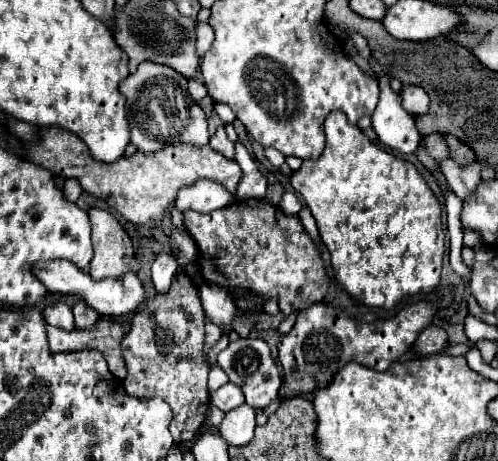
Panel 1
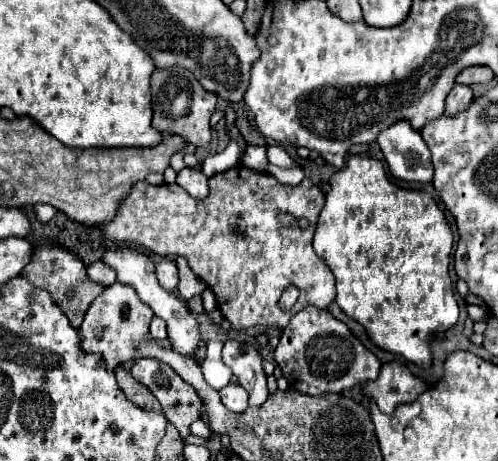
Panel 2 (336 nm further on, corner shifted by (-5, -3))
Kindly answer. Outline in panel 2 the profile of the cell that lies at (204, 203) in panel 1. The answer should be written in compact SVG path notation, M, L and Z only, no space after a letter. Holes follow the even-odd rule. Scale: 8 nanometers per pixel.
M183 167L177 175L177 185L183 187L191 197L197 197L197 199L203 199L203 197L209 195L207 177L199 169Z

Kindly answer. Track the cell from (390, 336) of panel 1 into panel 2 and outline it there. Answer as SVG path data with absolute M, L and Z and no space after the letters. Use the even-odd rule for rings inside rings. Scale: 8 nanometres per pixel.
M307 307L289 321L275 349L275 361L281 365L289 387L305 395L347 391L369 379L377 379L381 369L379 359L359 343L347 325L337 321L329 311L317 307Z

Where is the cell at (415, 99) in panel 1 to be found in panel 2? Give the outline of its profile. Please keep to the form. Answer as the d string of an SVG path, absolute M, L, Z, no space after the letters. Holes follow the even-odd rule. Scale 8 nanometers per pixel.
M455 85L455 87L451 89L451 93L447 95L445 115L457 115L457 113L465 111L471 101L473 101L473 91L471 91L471 87L467 87L467 85Z

